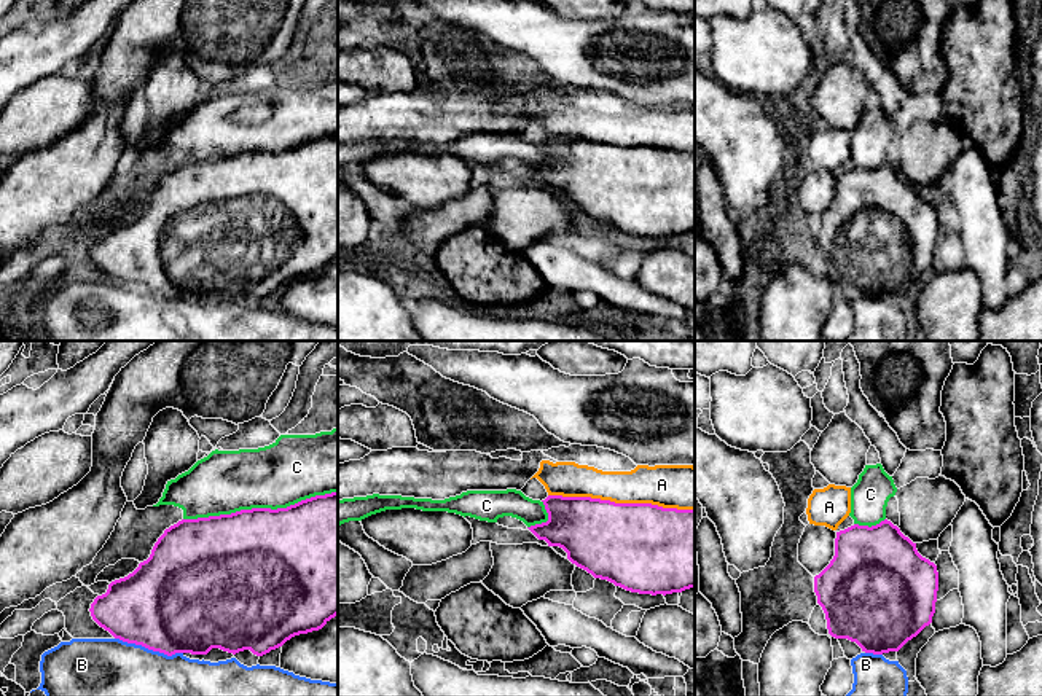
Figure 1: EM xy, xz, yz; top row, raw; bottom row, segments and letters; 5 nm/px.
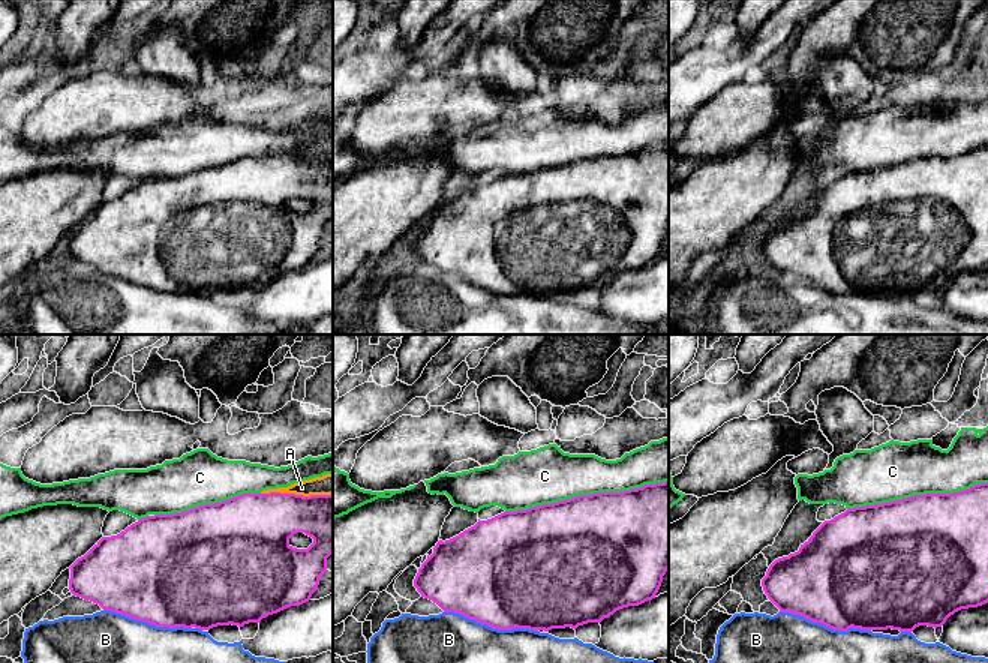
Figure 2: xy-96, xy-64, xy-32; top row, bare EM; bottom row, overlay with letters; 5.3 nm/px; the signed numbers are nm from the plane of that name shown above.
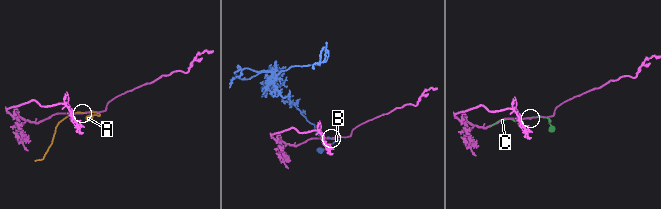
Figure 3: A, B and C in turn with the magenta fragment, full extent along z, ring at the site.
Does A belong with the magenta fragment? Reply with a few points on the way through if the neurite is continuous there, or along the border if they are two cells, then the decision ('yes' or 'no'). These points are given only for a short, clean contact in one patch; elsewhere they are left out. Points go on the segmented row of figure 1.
no

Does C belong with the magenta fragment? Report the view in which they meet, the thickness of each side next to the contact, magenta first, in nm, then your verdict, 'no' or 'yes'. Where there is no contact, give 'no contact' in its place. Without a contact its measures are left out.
xy | 500/320 nm | yes

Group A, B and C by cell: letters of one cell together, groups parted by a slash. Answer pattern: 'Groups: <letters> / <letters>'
Groups: A / B / C

